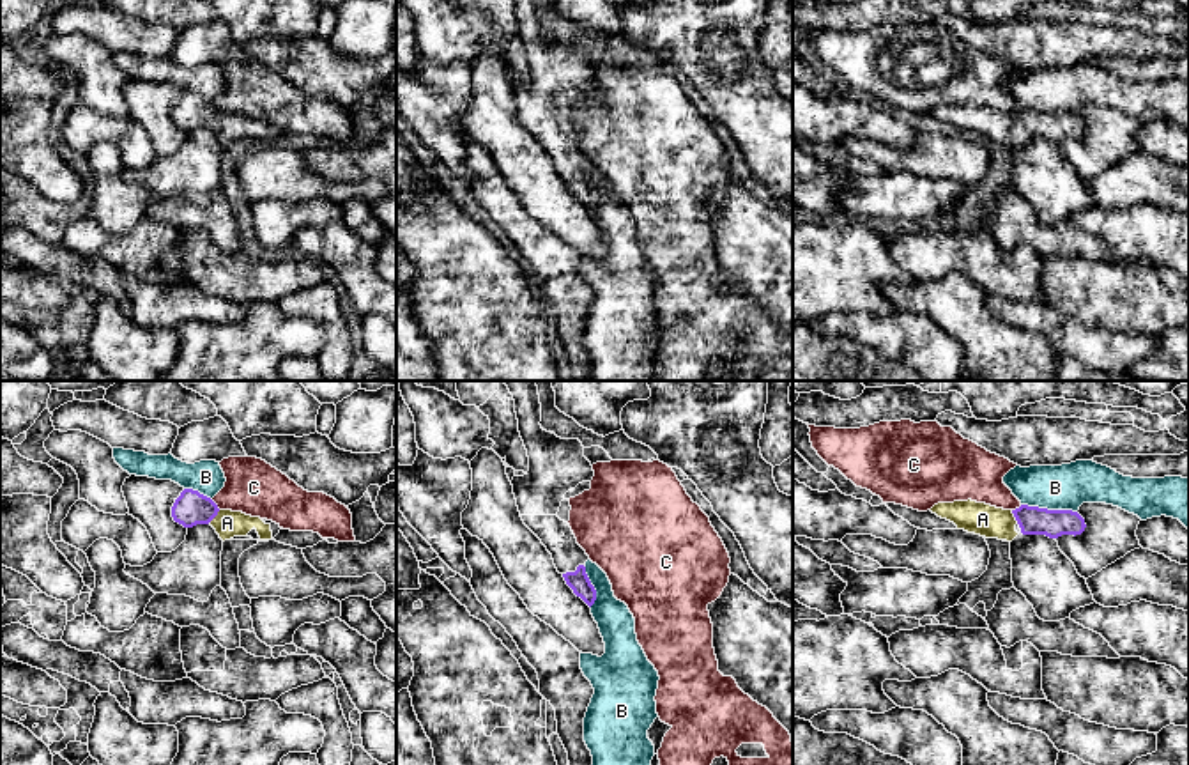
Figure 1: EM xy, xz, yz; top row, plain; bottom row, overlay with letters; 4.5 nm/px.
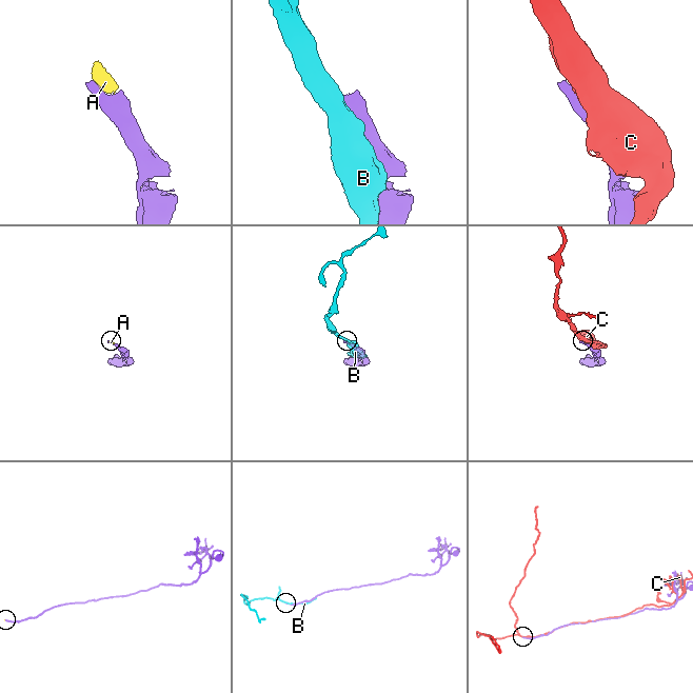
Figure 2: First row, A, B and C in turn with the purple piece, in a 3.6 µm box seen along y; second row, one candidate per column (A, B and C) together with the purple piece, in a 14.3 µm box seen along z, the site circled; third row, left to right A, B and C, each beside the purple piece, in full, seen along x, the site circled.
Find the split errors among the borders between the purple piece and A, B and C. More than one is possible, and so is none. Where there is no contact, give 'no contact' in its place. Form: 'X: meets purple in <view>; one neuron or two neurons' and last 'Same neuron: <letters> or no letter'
A: meets purple in xy; one neuron
B: meets purple in yz; two neurons
C: meets purple in xy; two neurons
Same neuron: A

